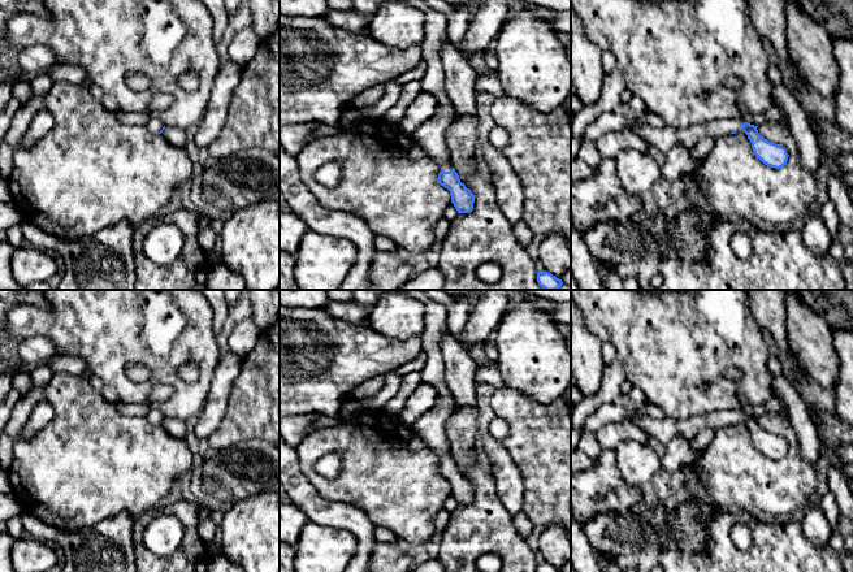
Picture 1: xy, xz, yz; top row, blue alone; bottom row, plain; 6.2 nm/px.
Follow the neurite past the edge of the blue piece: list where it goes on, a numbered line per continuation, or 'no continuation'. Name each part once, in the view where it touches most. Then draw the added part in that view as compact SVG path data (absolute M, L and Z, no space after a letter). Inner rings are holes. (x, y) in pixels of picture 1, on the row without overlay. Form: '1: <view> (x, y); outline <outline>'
1: xz (431, 428); outline M351 290L352 302L364 308L373 308L384 292L391 291L410 295L424 304L425 329L420 339L421 350L426 354L426 361L420 374L423 382L436 389L438 399L436 406L411 426L411 430L426 443L443 463L450 463L453 455L451 445L446 436L446 421L456 411L456 403L443 380L443 359L440 350L441 339L447 328L447 309L436 300L429 299L424 290Z

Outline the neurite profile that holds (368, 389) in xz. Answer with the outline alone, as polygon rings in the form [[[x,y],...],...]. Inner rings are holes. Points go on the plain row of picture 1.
[[[378,374],[356,386],[346,399],[356,400],[364,413],[372,413],[372,410],[363,408],[361,404],[364,400],[373,398],[384,387],[384,385],[385,378],[382,374]]]

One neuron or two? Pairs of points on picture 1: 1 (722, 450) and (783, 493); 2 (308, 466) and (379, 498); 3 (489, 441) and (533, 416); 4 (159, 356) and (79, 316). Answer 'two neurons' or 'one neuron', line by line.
1: one neuron
2: one neuron
3: two neurons
4: one neuron

